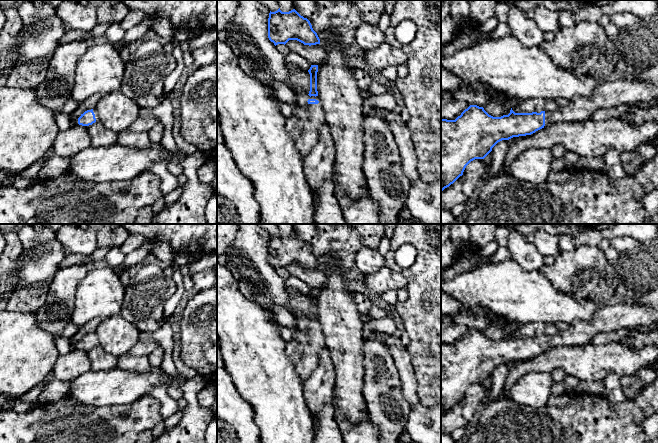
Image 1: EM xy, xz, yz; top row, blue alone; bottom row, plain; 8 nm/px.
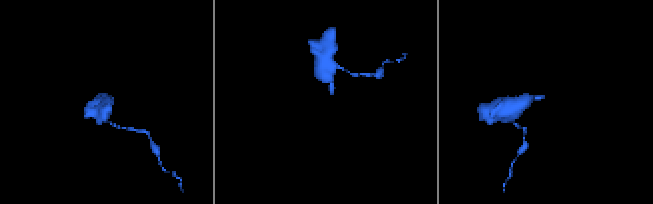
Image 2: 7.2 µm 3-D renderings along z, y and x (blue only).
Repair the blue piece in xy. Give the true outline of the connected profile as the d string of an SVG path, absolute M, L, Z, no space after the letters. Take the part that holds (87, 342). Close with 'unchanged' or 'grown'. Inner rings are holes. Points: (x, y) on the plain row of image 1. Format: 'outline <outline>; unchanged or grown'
outline M95 333L87 334L76 344L76 348L89 352L93 347L99 345L98 337Z; grown

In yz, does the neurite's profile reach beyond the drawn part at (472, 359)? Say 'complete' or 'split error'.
split error

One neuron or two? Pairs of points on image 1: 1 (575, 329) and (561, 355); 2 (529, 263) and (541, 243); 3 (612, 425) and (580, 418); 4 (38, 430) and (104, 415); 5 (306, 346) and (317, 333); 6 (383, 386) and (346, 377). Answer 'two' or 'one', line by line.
1: two
2: two
3: one
4: one
5: one
6: two

